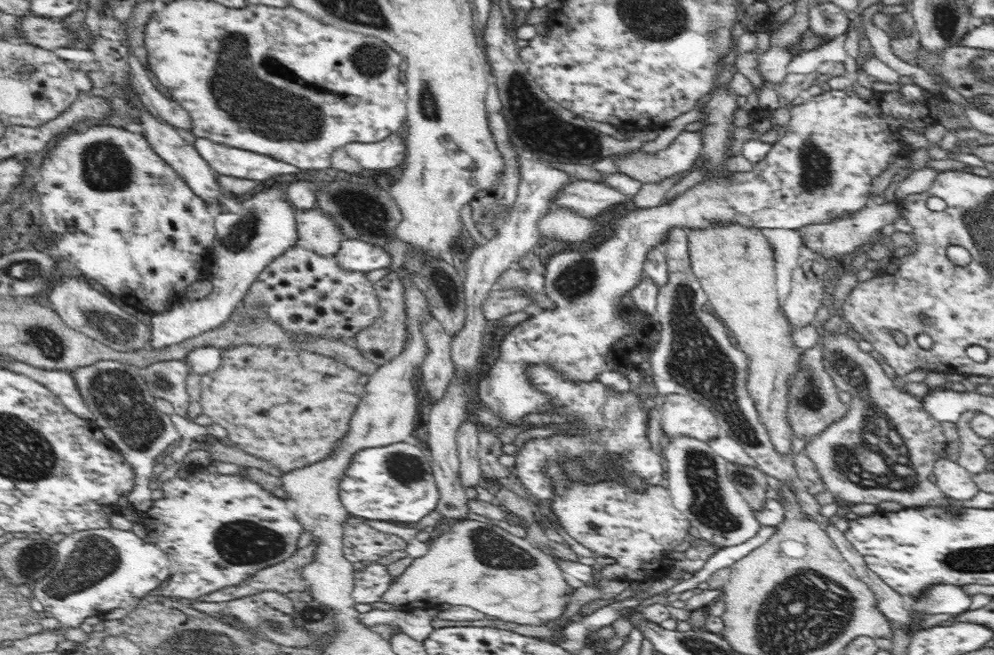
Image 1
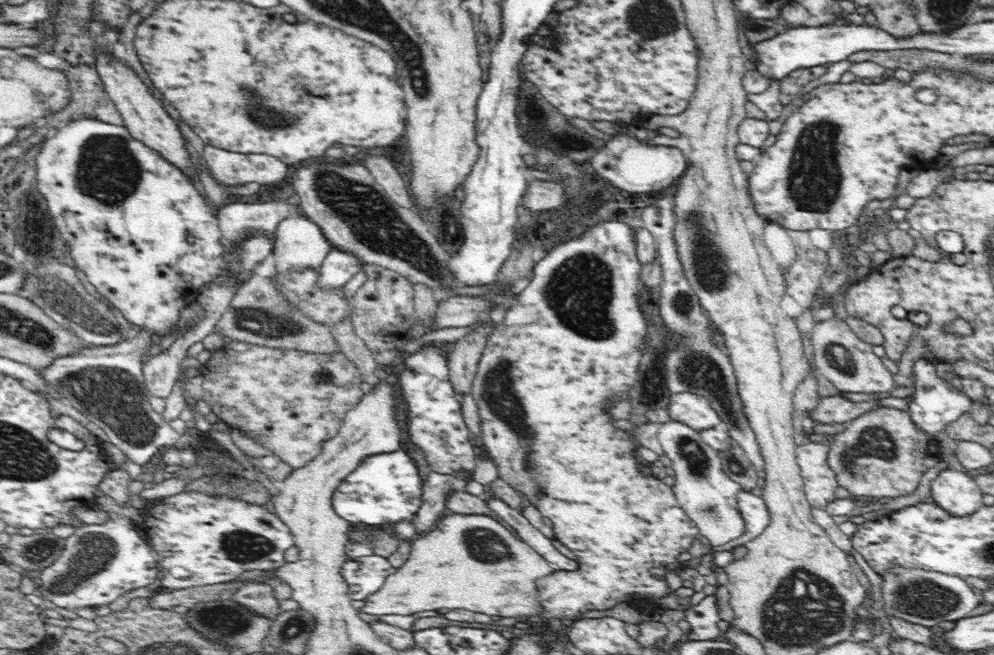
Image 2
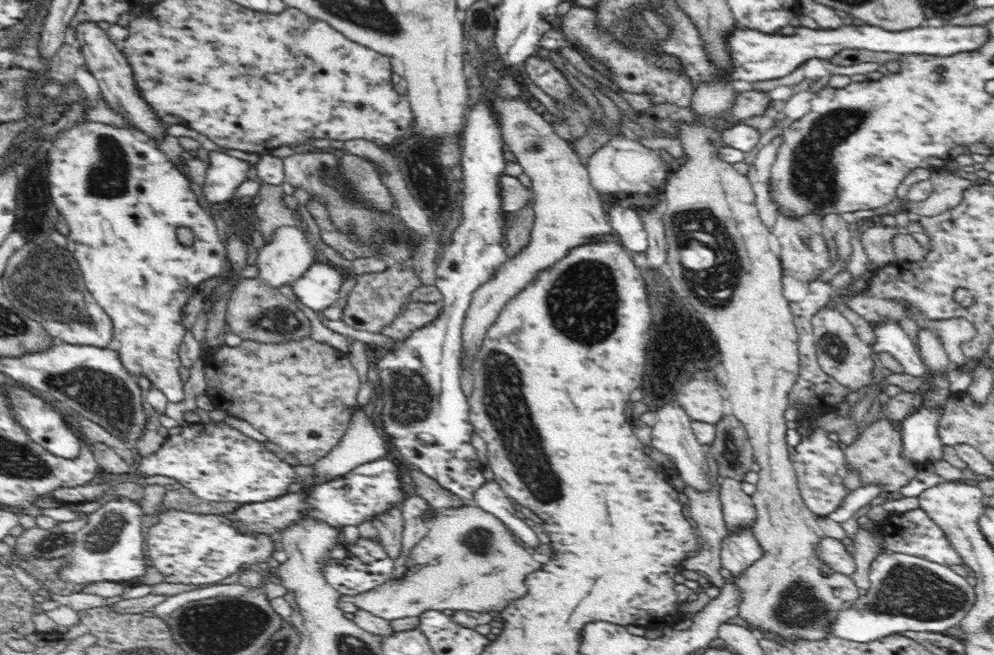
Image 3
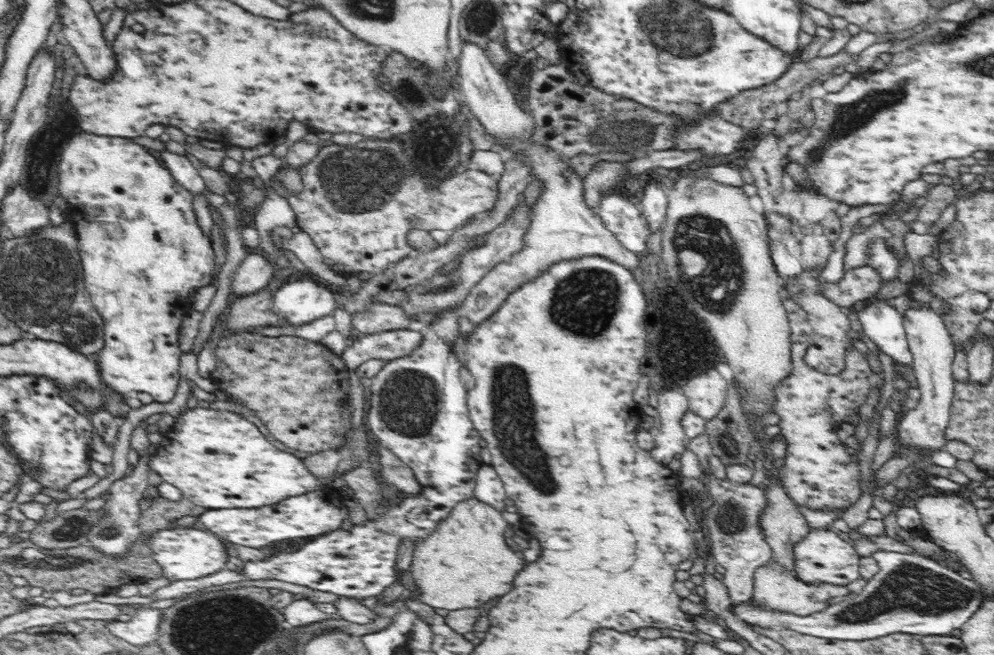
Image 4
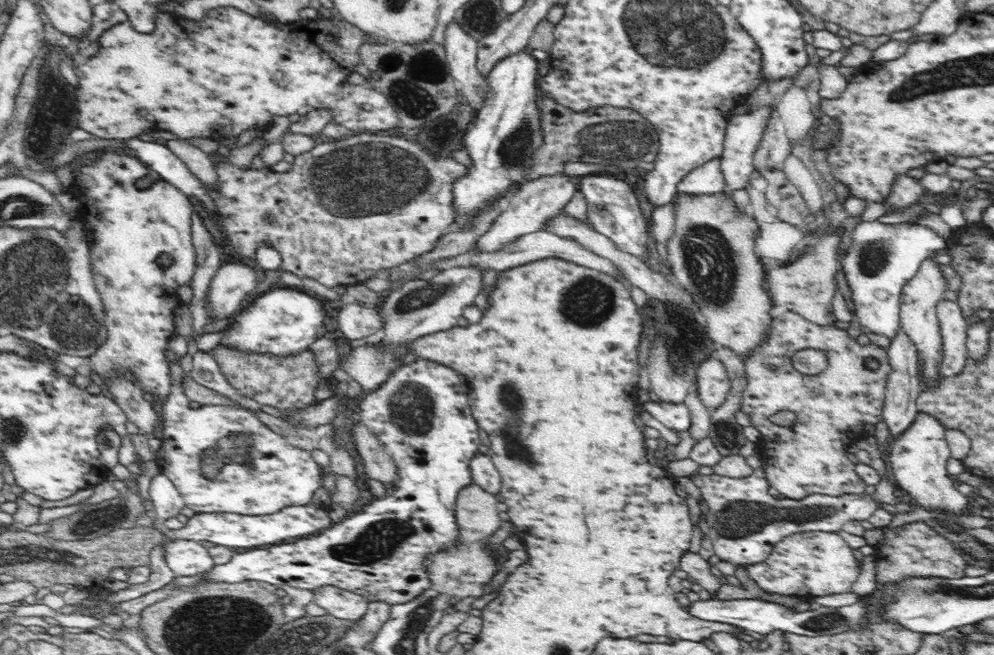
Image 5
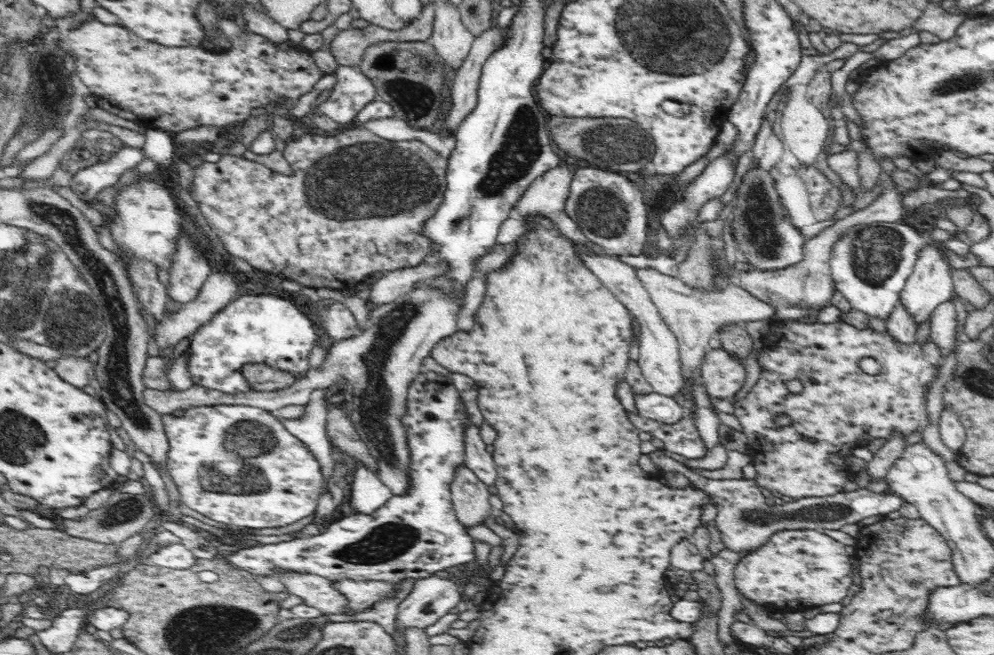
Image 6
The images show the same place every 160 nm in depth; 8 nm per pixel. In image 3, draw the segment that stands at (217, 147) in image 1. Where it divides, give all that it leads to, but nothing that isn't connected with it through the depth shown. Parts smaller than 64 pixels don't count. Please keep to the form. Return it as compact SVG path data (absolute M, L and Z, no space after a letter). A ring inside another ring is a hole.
M210 152L210 166L202 188L206 201L216 204L234 198L236 189L247 180L250 166L250 162L224 152Z

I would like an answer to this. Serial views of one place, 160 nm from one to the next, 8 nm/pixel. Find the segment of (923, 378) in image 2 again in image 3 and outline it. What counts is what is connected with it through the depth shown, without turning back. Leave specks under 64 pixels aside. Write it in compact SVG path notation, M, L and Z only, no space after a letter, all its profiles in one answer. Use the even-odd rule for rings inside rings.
M884 320L884 322L878 322L878 324L870 322L870 325L872 325L874 334L876 334L876 342L872 345L874 350L878 353L890 353L902 364L906 374L924 378L926 365L922 363L922 359L920 359L914 347L914 343L912 343L912 340L900 327L899 323ZM920 405L901 422L902 457L925 465L942 460L942 441L938 436L938 423L942 409Z

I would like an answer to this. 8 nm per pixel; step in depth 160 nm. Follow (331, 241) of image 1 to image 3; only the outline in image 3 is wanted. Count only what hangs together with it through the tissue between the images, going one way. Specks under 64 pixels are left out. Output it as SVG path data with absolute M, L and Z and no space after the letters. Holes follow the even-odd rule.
M300 226L276 229L272 242L266 243L258 252L257 279L275 288L294 285L315 263L314 249Z

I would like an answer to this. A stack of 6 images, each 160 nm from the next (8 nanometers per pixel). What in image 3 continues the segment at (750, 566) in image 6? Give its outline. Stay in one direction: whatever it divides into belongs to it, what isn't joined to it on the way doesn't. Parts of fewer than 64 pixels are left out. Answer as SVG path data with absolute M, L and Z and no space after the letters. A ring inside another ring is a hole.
M824 536L822 540L816 544L814 553L818 555L818 559L822 559L822 563L838 573L846 576L854 576L857 569L853 555L848 553L841 540Z

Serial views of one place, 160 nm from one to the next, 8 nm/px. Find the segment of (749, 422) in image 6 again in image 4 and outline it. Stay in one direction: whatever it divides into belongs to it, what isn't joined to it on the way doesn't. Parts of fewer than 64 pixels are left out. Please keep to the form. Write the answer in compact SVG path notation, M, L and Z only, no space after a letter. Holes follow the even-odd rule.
M784 295L784 308L790 323L790 356L792 372L780 380L774 389L772 412L778 414L782 437L786 439L785 462L778 472L786 494L799 506L824 512L838 512L851 507L860 498L858 462L846 453L845 444L838 439L836 430L862 405L870 388L882 390L884 379L872 371L868 359L850 346L846 352L846 368L836 375L819 373L804 361L804 354L813 342L813 328L802 307Z

